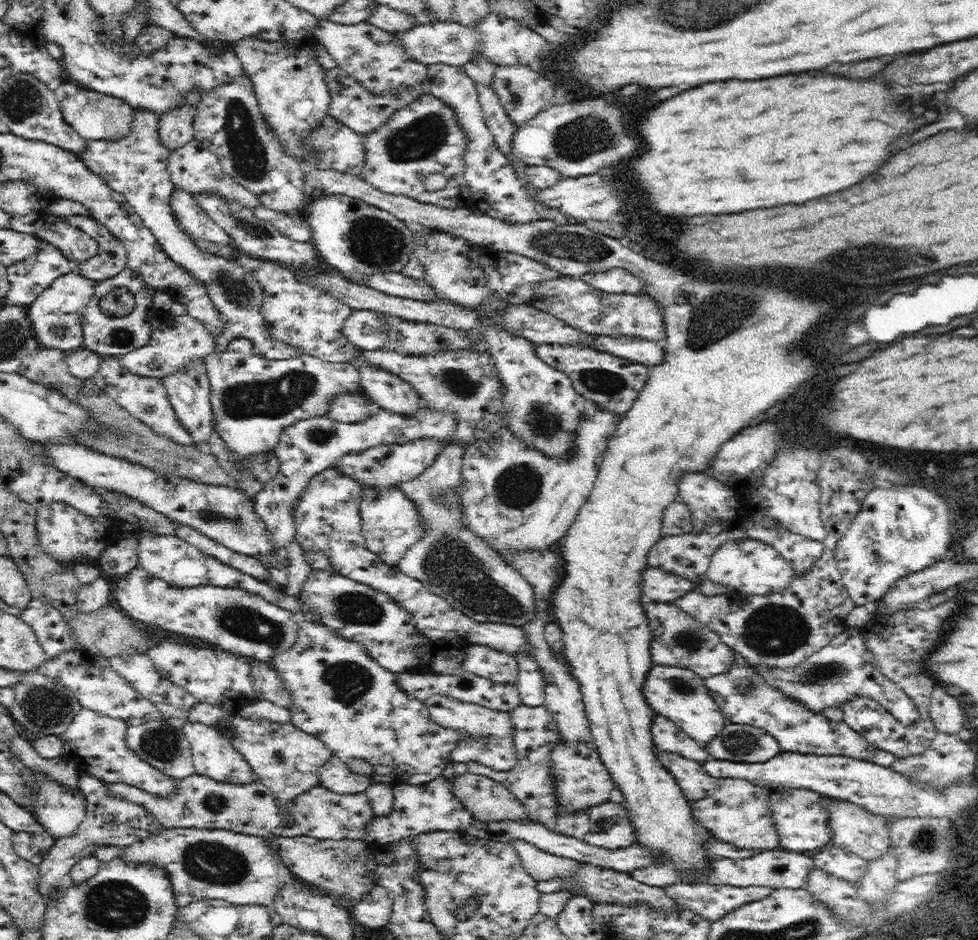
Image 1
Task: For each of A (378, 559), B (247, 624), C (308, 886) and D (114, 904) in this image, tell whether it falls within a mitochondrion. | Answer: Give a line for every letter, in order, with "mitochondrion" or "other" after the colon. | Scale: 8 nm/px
A: other
B: mitochondrion
C: other
D: mitochondrion

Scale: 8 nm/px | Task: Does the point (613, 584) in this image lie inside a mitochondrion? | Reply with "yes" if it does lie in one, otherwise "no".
no

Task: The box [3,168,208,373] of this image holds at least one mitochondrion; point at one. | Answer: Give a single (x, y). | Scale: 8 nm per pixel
(116, 303)

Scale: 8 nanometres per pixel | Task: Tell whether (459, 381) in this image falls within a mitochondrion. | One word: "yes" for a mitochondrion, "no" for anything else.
yes

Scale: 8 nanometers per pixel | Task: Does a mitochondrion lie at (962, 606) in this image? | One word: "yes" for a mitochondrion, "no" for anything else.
no

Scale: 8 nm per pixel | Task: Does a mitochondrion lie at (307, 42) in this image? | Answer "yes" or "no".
no

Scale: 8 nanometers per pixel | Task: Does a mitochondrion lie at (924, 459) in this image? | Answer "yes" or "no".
no

